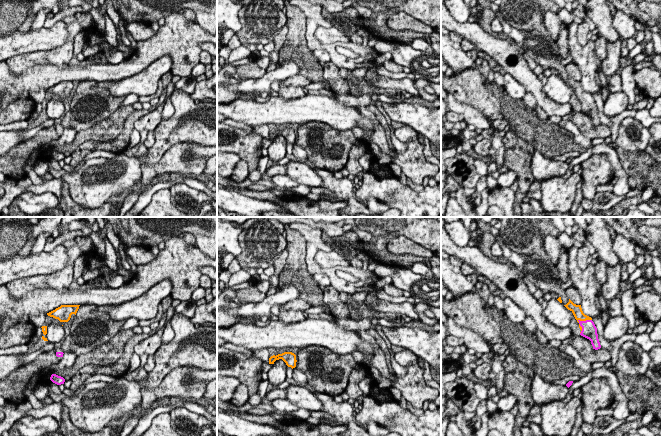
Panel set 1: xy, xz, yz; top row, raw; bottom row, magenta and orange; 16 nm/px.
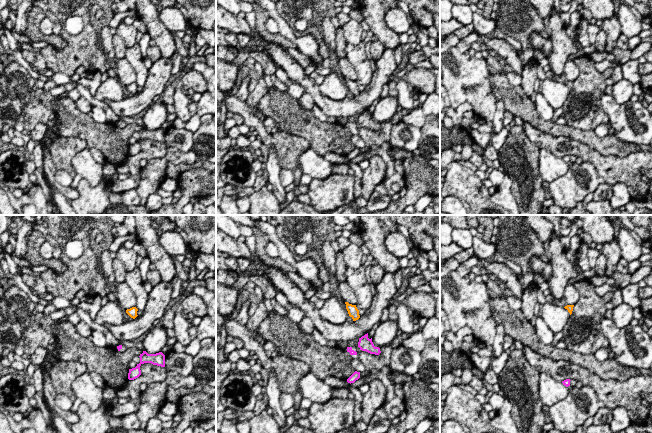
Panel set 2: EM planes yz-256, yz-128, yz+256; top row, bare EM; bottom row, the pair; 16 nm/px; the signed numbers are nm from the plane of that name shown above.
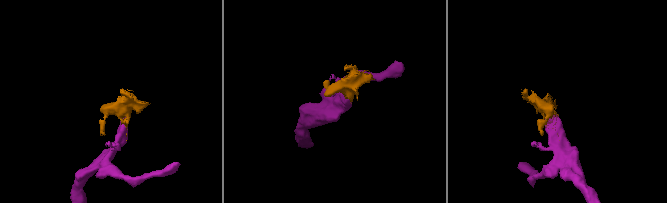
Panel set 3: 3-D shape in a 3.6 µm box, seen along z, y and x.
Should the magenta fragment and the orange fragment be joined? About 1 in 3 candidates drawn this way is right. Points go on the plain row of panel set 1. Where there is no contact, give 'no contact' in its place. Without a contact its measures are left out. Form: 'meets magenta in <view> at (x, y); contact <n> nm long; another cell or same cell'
meets magenta in yz at (579, 98); contact 300 nm long; same cell

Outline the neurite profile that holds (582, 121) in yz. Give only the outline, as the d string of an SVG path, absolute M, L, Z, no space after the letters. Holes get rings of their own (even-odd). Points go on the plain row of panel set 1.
M581 111L575 112L571 121L585 137L591 140L596 138L606 139L611 136L611 129L608 126L602 123L595 126L591 117Z

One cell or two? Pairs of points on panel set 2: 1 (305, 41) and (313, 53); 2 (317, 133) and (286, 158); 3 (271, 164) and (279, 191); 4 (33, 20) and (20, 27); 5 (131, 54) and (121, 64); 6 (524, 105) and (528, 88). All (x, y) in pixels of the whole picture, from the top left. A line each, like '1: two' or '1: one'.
1: one
2: two
3: one
4: two
5: two
6: two

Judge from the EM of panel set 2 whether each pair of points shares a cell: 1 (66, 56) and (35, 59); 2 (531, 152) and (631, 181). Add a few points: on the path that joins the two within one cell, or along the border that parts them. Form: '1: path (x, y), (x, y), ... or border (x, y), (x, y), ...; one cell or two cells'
1: border (39, 52), (48, 67); two cells
2: border (524, 130), (527, 137), (540, 148); two cells

